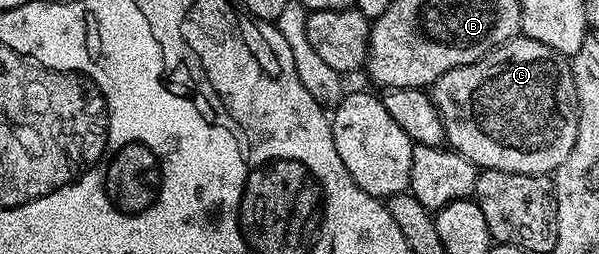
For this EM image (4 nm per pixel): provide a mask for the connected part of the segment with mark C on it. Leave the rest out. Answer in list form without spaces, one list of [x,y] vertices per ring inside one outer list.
[[[516,37],[509,42],[503,43],[500,47],[494,47],[485,57],[481,57],[475,63],[461,65],[457,69],[449,69],[429,88],[431,100],[439,111],[443,122],[443,137],[446,146],[452,151],[461,153],[474,163],[476,168],[484,171],[504,171],[505,173],[521,173],[522,175],[545,175],[550,176],[565,161],[569,155],[569,149],[573,149],[573,141],[577,139],[577,125],[579,124],[579,113],[575,102],[575,88],[571,86],[571,65],[564,56],[557,54],[549,45],[541,45],[541,41],[533,41],[526,37]]]

